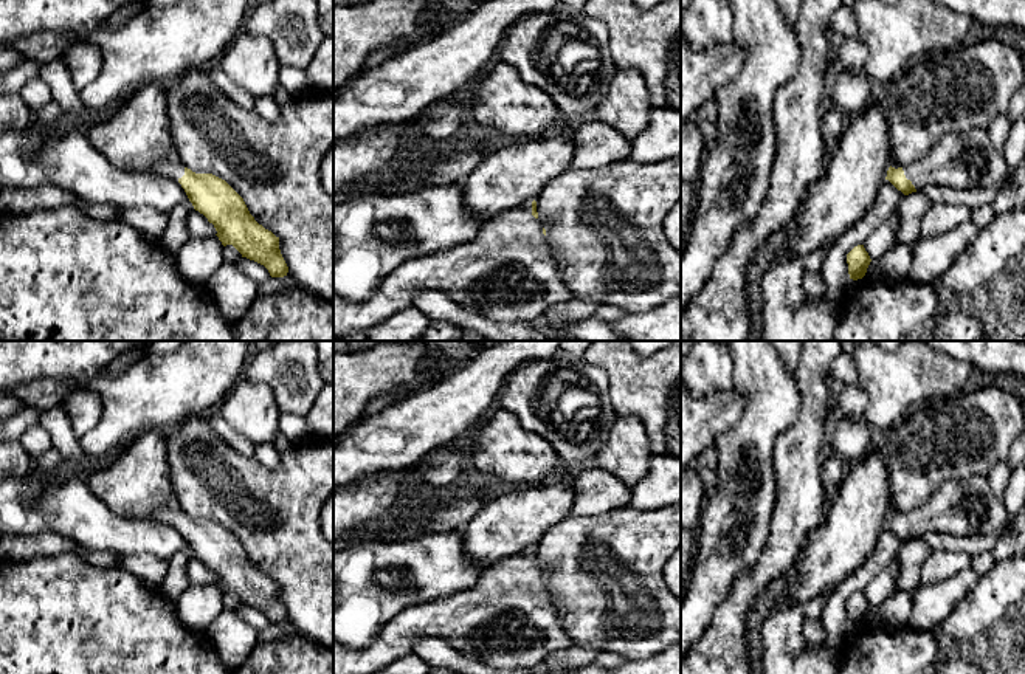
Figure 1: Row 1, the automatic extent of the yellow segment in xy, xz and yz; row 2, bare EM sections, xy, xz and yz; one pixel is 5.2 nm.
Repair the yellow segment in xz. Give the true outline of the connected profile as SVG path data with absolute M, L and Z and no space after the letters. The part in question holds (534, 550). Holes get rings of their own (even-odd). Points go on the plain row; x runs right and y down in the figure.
M533 547L485 569L473 589L400 610L366 648L350 649L333 640L333 674L381 671L394 660L411 655L414 645L423 637L445 640L461 655L481 660L496 671L535 669L547 654L574 646L547 590Z

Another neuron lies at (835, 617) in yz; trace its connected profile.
M889 527L881 530L879 539L858 570L839 583L830 593L822 610L820 623L825 629L823 645L837 649L850 628L847 601L864 589L892 562L906 542Z

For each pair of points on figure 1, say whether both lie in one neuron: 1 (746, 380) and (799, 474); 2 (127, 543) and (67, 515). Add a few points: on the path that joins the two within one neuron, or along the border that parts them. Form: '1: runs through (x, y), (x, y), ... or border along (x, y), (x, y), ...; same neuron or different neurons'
1: border along (799, 405), (794, 422), (776, 442), (774, 471); different neurons
2: runs through (112, 532), (98, 529), (82, 516); same neuron

